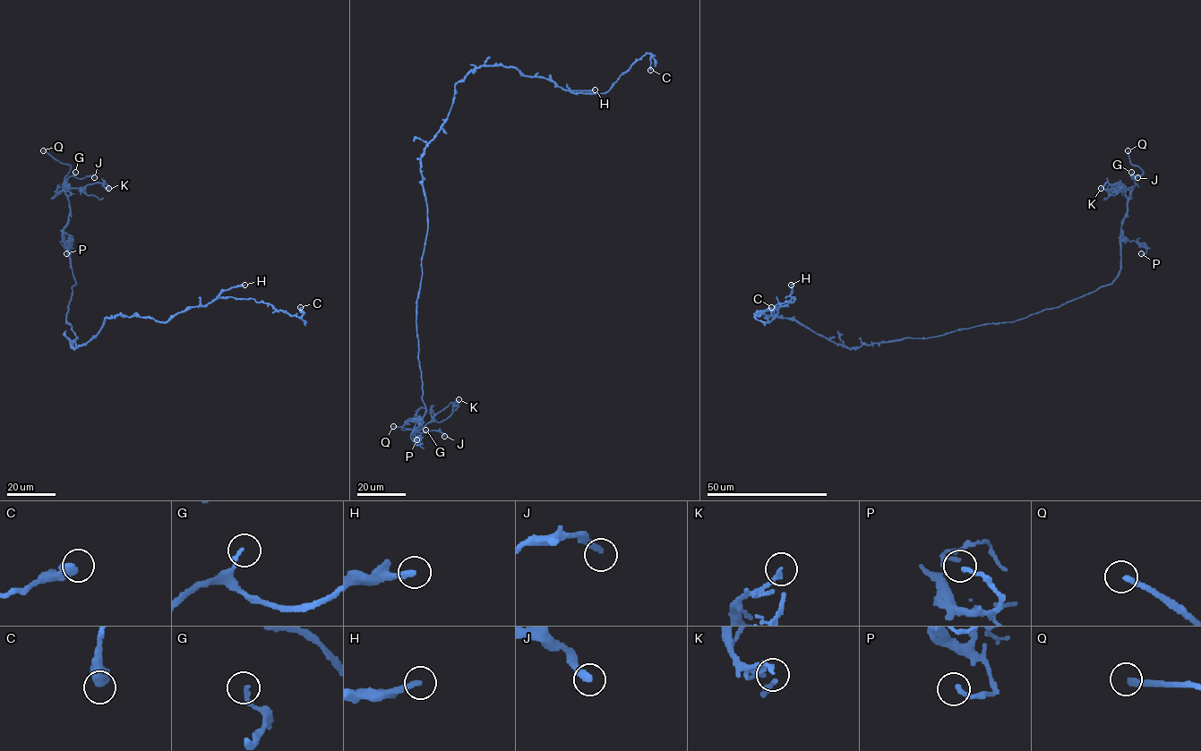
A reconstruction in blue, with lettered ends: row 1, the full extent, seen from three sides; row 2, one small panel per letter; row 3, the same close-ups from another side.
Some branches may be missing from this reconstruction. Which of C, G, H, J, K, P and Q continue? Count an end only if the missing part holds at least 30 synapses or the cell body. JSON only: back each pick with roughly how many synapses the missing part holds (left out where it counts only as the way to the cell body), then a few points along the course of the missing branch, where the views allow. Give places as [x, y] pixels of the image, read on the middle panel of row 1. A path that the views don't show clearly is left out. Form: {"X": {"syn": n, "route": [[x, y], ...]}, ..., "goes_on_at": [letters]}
{"Q": {"route": [[393, 426], [381, 425], [357, 414], [354, 416]]}, "goes_on_at": ["Q"]}

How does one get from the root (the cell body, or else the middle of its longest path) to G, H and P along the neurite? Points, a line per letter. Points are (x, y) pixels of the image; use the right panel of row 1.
G: (904, 338), (933, 337), (982, 325), (1014, 321), (1111, 284), (1120, 268), (1121, 225), (1135, 184), (1131, 172)
H: (904, 338), (847, 348), (794, 320), (772, 315), (767, 316), (768, 321), (790, 301), (791, 285)
P: (904, 338), (933, 337), (982, 325), (1014, 321), (1110, 285), (1120, 268), (1122, 233), (1146, 249), (1141, 253)

